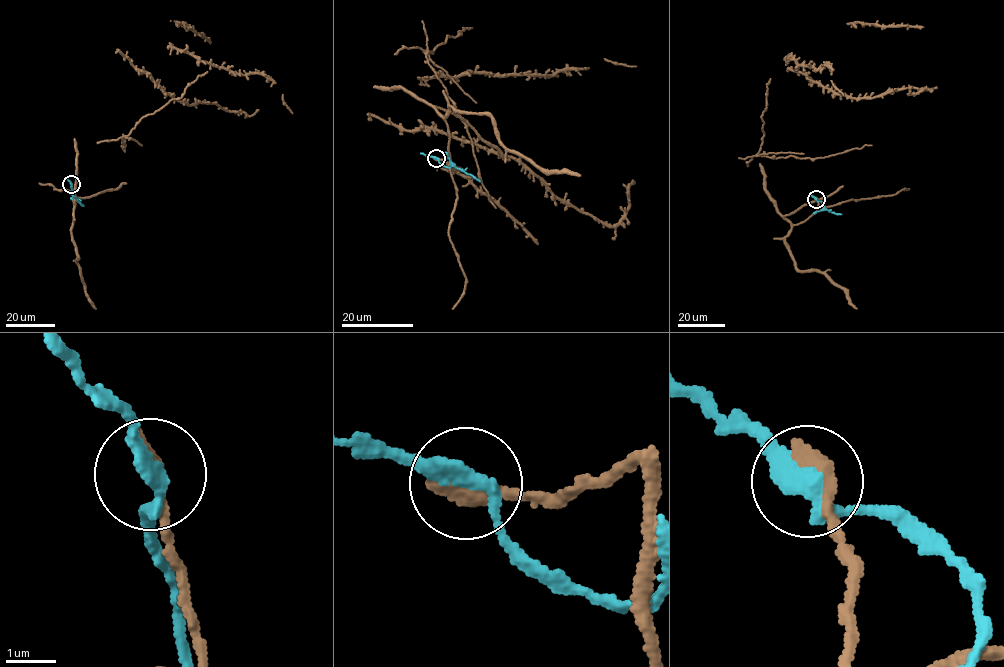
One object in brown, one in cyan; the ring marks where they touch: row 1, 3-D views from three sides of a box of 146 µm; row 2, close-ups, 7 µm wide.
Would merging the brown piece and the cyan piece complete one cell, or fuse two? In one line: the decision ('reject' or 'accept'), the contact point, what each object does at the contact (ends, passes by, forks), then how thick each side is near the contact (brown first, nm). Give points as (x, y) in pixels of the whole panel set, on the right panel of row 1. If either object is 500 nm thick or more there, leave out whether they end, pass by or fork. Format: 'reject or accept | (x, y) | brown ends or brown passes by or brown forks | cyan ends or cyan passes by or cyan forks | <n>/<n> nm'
reject | (816, 199) | brown ends | cyan passes by | 360/320 nm

